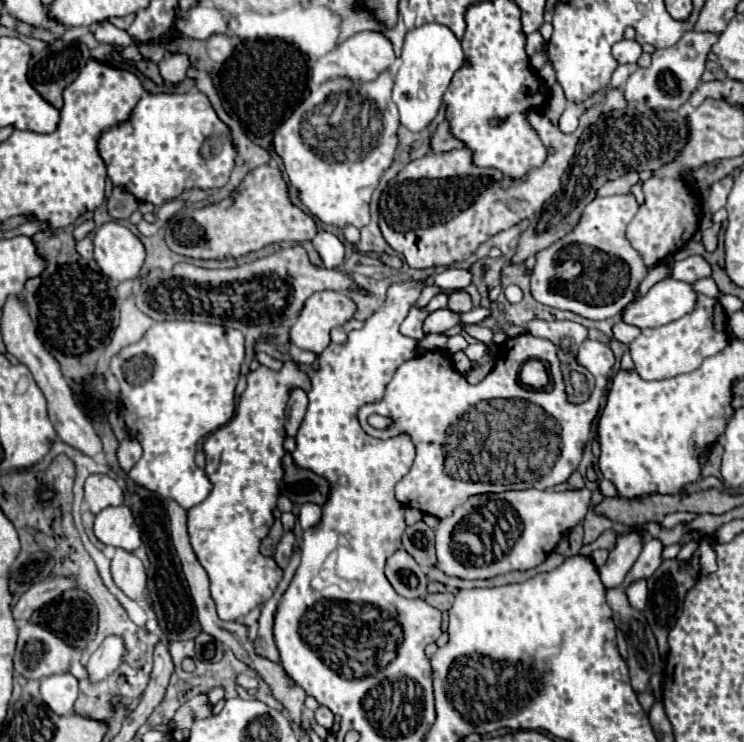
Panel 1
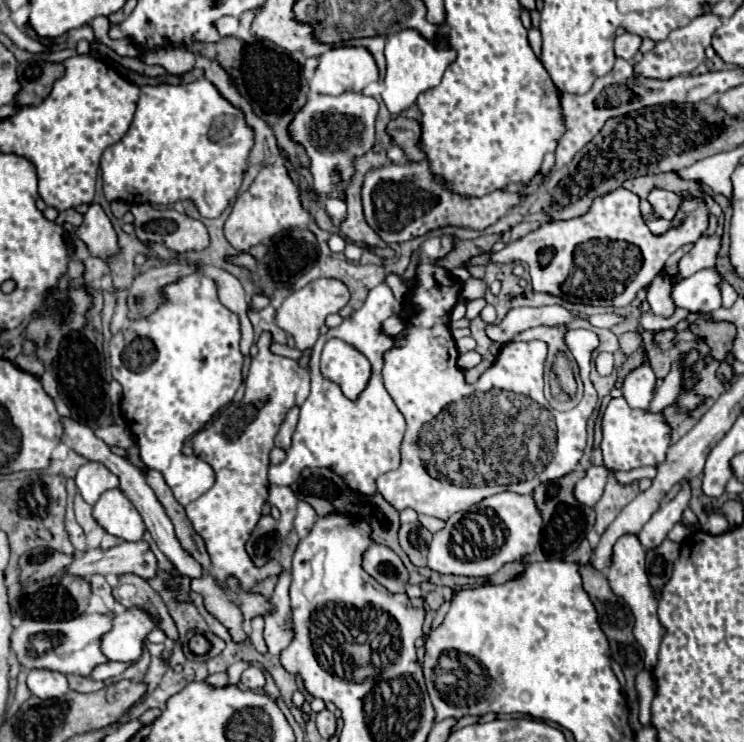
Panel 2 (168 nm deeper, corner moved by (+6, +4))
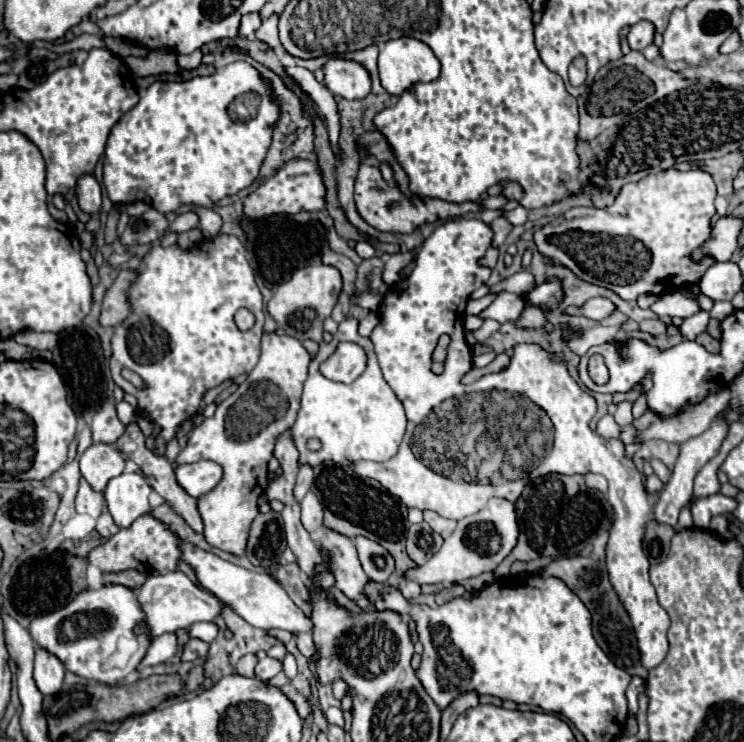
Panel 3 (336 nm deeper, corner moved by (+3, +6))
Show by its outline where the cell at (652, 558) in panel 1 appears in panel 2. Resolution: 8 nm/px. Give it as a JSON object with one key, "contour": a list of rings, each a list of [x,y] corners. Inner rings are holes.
{"contour":[[[682,480],[678,494],[670,502],[662,502],[660,508],[652,514],[652,518],[644,524],[638,538],[644,548],[656,548],[672,530],[674,524],[682,520],[682,512],[688,508],[690,502],[690,482]]]}

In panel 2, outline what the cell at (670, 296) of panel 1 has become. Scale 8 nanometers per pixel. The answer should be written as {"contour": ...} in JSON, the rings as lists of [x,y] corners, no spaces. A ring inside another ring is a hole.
{"contour":[[[716,268],[700,270],[690,278],[684,278],[672,288],[674,304],[692,314],[716,310],[722,304],[720,282],[722,282],[722,276]]]}

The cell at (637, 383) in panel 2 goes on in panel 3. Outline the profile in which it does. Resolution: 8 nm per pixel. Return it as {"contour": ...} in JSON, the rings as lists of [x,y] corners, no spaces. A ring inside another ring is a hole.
{"contour":[[[623,400],[623,402],[619,402],[617,412],[613,414],[613,416],[615,416],[615,422],[617,422],[619,426],[629,426],[629,424],[633,422],[633,414],[631,414],[631,410],[633,410],[633,402],[631,402],[631,400]]]}

